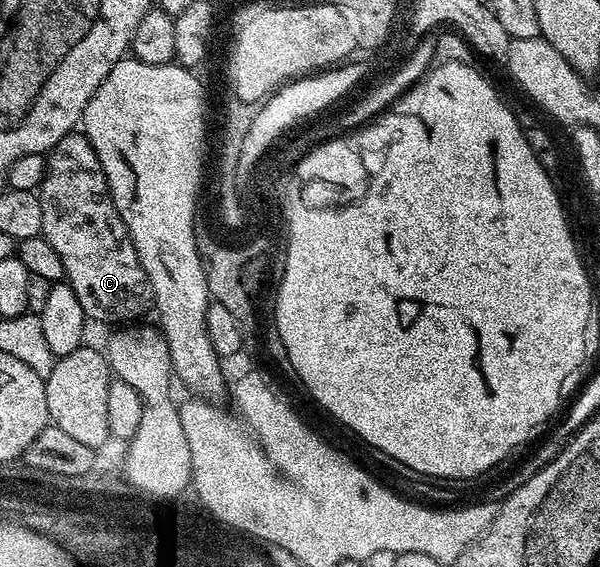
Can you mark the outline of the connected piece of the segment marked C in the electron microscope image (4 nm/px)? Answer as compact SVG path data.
M72 132L54 145L47 158L46 172L40 182L38 194L43 212L42 237L48 239L64 263L65 278L78 297L87 320L118 325L139 320L140 315L146 311L148 313L153 308L151 285L124 221L116 211L99 157L85 134Z

